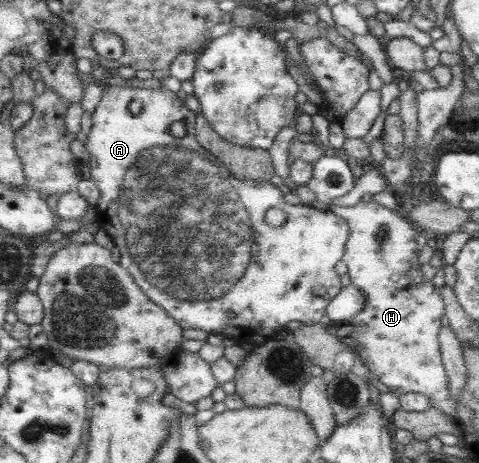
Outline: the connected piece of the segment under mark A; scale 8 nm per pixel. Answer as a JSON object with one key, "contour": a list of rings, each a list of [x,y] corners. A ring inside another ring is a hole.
{"contour":[[[115,80],[114,84],[102,93],[102,98],[92,113],[92,129],[85,142],[90,156],[90,179],[100,189],[100,198],[95,207],[98,214],[108,214],[108,206],[119,205],[116,220],[120,220],[123,224],[127,242],[124,242],[124,234],[111,236],[111,240],[120,251],[121,266],[132,274],[144,293],[154,303],[164,307],[168,315],[171,315],[184,329],[200,329],[209,334],[219,334],[230,343],[250,343],[256,346],[274,339],[276,333],[287,329],[288,322],[298,321],[304,325],[319,323],[324,316],[327,316],[328,305],[331,305],[332,300],[344,288],[340,282],[340,274],[336,272],[336,264],[343,261],[347,242],[351,237],[351,226],[348,221],[327,208],[322,210],[303,203],[289,204],[284,200],[284,194],[269,181],[236,178],[232,170],[216,154],[212,154],[211,150],[204,149],[199,144],[196,136],[197,114],[187,108],[176,93],[162,85],[156,89],[140,89],[129,87],[125,82]],[[134,100],[142,102],[142,109],[137,115],[131,114],[128,110],[130,102]],[[270,208],[279,208],[285,216],[285,222],[279,227],[272,227],[266,222],[266,212]]]}

